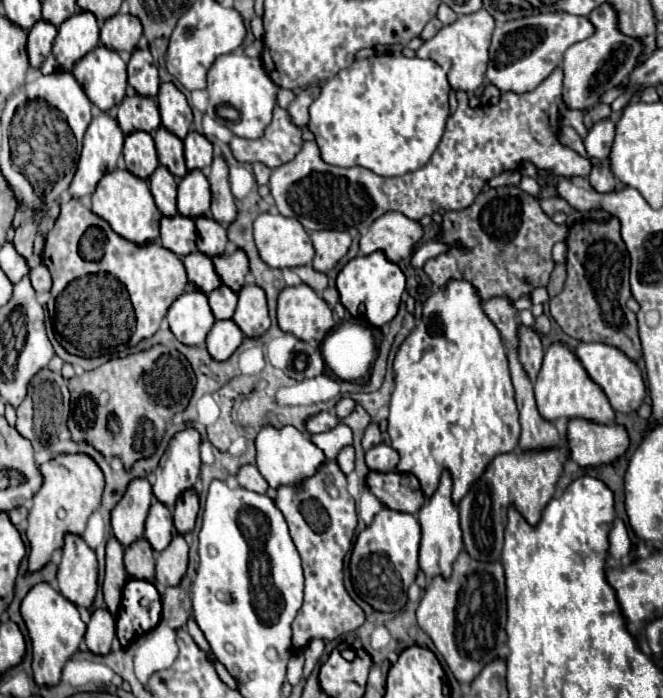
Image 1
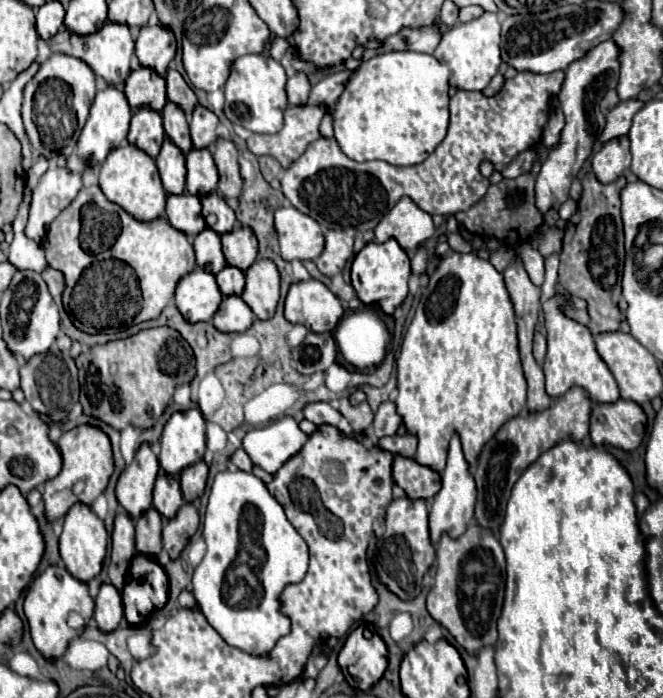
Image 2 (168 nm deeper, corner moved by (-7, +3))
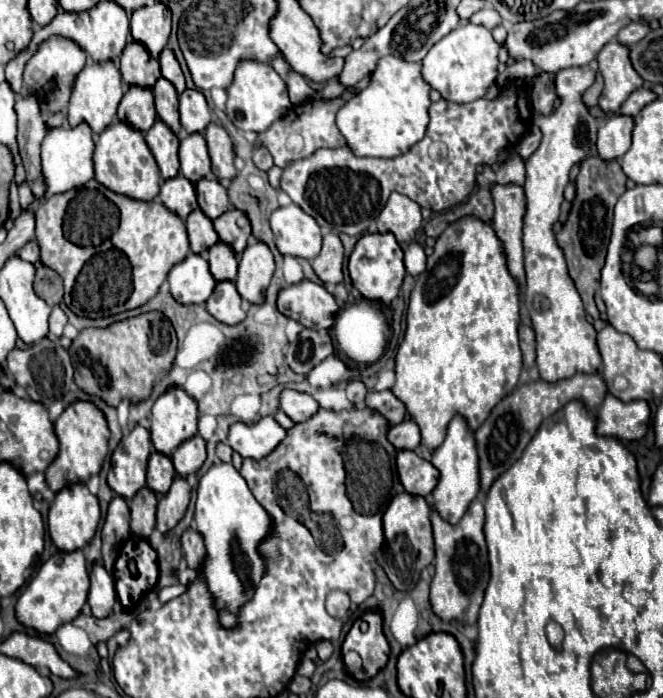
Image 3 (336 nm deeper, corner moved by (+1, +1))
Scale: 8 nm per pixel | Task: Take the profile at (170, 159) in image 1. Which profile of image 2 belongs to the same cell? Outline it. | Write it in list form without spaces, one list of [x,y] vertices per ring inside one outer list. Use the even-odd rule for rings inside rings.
[[[166,104],[164,110],[160,112],[164,120],[164,132],[166,136],[184,152],[192,150],[192,140],[190,140],[190,130],[188,130],[188,118],[186,114],[176,106],[176,104]]]

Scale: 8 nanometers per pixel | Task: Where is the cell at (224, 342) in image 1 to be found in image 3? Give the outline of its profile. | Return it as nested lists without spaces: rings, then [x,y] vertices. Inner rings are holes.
[[[222,280],[216,284],[212,296],[206,300],[206,308],[224,324],[238,324],[246,318],[242,296],[236,292],[236,284],[232,280]]]

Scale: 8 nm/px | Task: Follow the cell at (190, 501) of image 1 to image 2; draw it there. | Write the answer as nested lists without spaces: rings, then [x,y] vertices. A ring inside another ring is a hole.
[[[204,462],[188,466],[180,474],[180,488],[182,488],[182,494],[184,494],[186,502],[202,498],[204,488],[206,488],[206,478],[208,478],[208,466]]]

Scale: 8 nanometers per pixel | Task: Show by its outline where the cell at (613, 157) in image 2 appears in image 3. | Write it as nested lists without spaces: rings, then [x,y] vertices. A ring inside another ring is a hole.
[[[614,114],[598,128],[598,154],[604,160],[622,158],[630,148],[634,118]]]

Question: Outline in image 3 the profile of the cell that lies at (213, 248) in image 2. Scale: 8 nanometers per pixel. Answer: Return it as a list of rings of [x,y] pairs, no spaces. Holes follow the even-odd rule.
[[[196,208],[196,212],[190,212],[188,218],[184,220],[184,224],[186,224],[186,230],[188,230],[192,252],[206,254],[208,248],[218,242],[212,220],[208,220],[208,216],[204,216],[204,212],[200,208]]]

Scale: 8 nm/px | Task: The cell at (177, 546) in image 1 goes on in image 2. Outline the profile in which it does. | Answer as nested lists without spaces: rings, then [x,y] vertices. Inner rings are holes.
[[[184,504],[174,520],[164,522],[164,530],[162,530],[162,538],[164,538],[164,550],[168,552],[170,560],[178,560],[182,550],[186,548],[188,540],[196,534],[198,530],[198,512],[194,508],[194,504]]]

